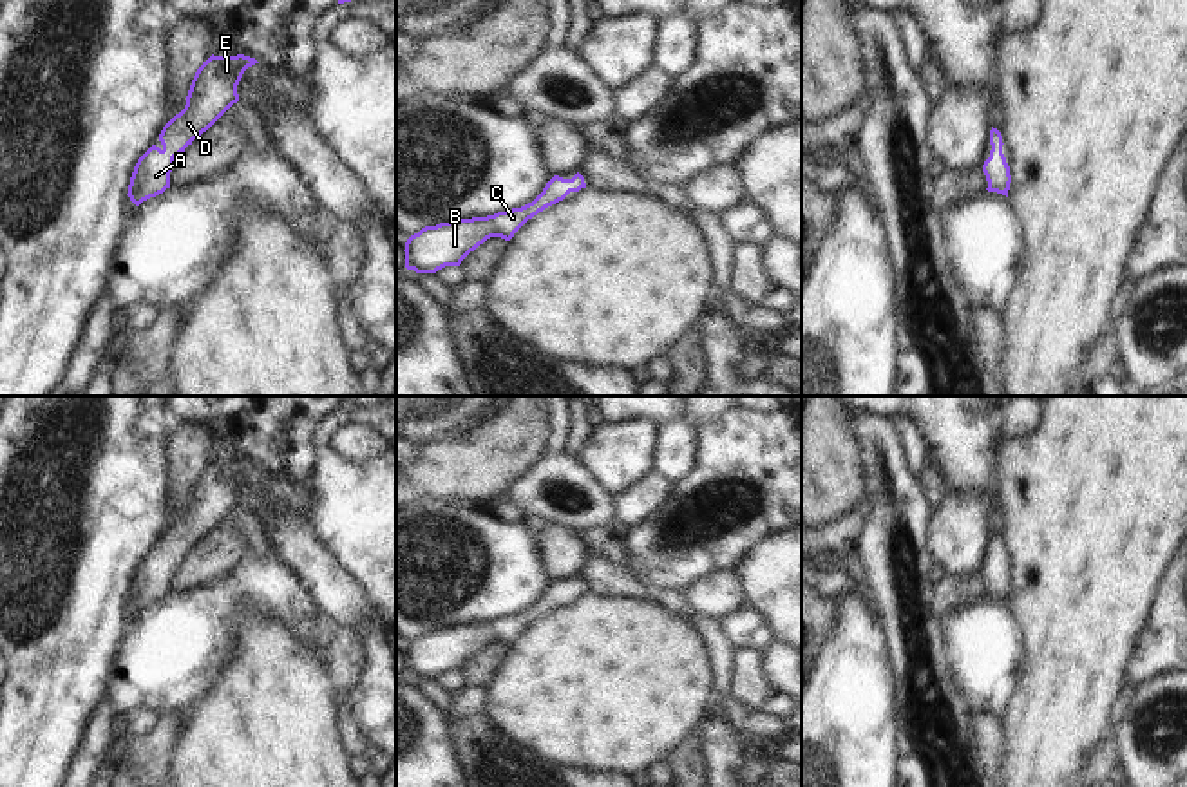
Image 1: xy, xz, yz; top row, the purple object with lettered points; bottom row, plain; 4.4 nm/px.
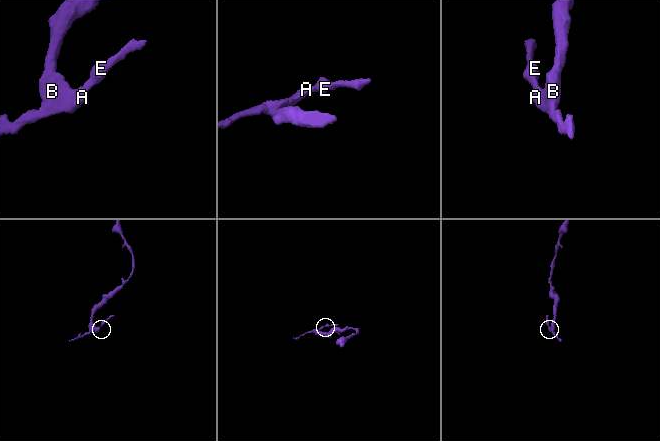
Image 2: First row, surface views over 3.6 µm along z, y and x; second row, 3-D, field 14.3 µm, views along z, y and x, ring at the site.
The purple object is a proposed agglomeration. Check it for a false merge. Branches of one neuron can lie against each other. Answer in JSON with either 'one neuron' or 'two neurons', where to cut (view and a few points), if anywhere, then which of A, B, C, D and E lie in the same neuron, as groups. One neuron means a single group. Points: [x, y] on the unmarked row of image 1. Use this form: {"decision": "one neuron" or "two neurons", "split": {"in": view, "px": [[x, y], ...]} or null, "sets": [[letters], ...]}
{"decision": "one neuron", "split": null, "sets": [["A", "B", "C", "D", "E"]]}

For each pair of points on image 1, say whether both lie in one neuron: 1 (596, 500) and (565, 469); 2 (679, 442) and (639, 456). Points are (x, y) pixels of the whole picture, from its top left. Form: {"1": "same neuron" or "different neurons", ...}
{"1": "same neuron", "2": "different neurons"}

